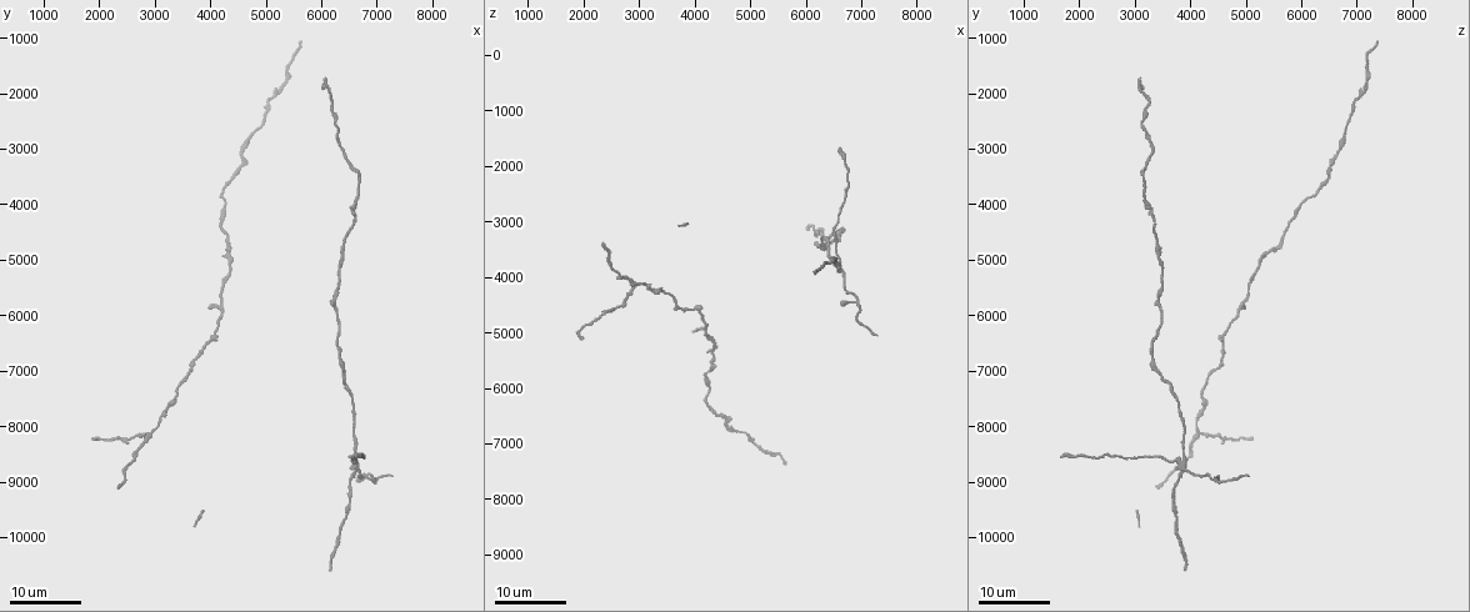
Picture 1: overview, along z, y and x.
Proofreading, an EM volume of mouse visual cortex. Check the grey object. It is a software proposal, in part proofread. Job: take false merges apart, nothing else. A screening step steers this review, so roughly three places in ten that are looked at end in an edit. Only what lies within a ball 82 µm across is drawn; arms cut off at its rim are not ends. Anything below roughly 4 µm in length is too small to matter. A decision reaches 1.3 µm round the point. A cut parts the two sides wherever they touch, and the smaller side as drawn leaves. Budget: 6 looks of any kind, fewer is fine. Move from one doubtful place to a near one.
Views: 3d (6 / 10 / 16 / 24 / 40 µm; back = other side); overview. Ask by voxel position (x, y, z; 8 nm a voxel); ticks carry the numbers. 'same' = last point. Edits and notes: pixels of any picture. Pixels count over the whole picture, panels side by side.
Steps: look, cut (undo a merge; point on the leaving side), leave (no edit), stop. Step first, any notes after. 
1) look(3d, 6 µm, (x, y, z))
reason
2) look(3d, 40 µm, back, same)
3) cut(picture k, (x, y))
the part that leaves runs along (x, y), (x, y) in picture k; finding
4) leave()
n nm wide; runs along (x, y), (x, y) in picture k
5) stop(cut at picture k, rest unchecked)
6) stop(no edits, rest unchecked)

look(3d, 16 µm, (6600, 8700, 3750))
three-way junction

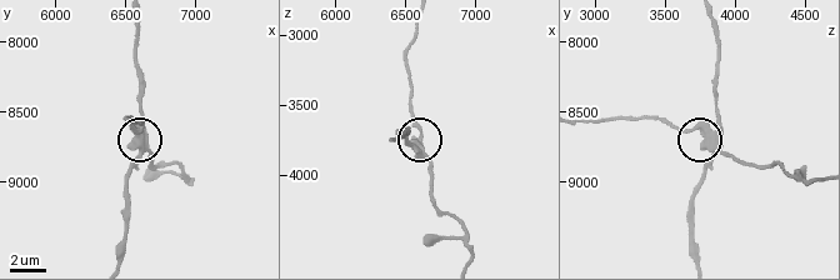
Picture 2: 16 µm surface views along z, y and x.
look(3d, 6 µm, (6560, 8700, 3780))

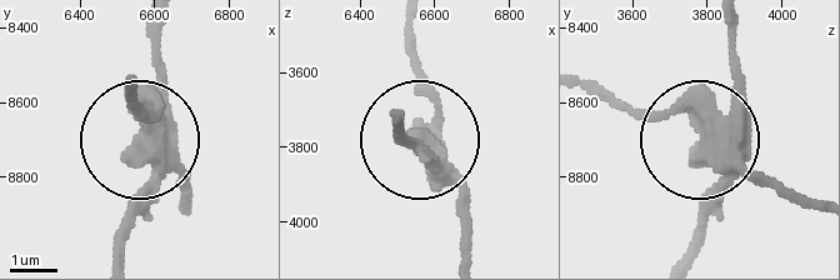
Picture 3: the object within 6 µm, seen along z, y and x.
cut(picture 3, (153, 88))
440 nm wide; the part that leaves runs along (161, 150), (161, 115), (125, 86) in picture 3; two neurons meet here

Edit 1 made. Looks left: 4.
look(3d, 24 µm, (4050, 6350, 4550))

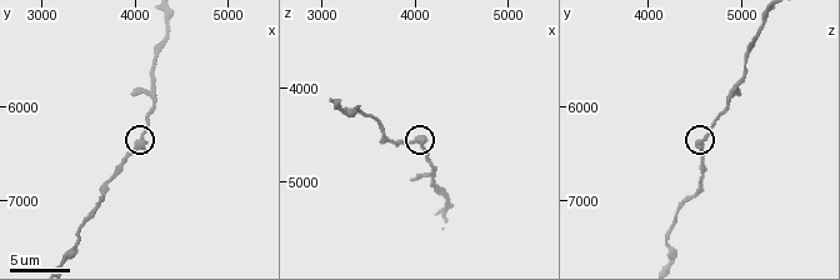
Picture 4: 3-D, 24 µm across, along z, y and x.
look(3d, 6 µm, (4000, 6350, 4550))

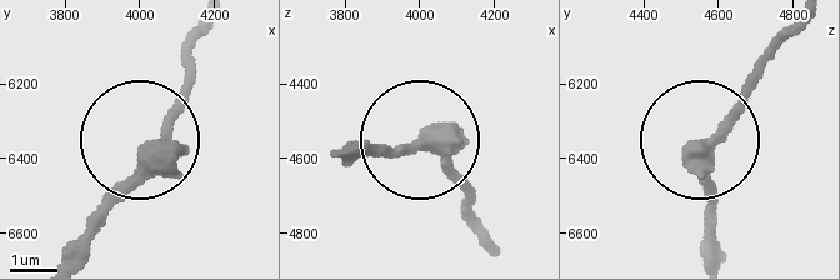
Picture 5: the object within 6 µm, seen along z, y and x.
leave()
410 nm wide; continuous, no second neuron

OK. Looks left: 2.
look(3d, 16 µm, (2850, 8100, 4200))
three-way junction

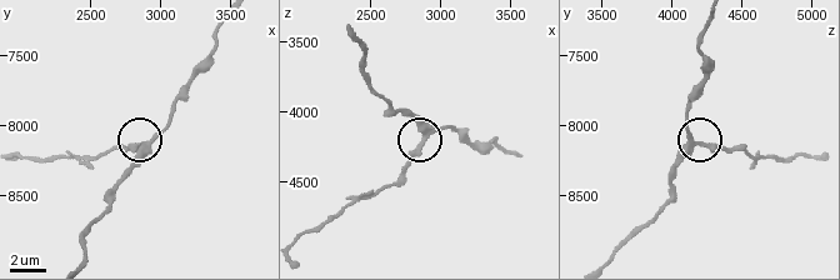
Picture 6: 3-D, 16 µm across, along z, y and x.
look(3d, 10 µm, (2900, 8120, 4200))
zoom in

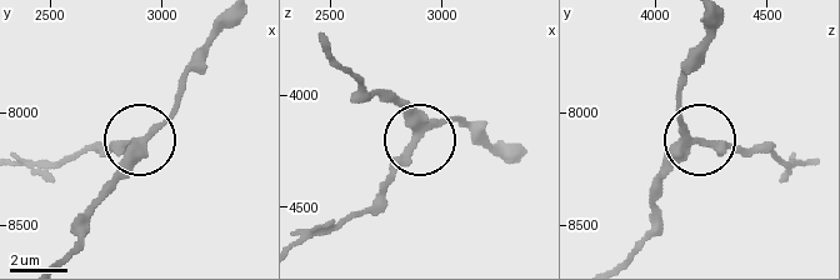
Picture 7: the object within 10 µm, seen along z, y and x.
leave()
340 nm wide; one neuron here

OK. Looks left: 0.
stop(cut at picture 3, rest unchecked)

